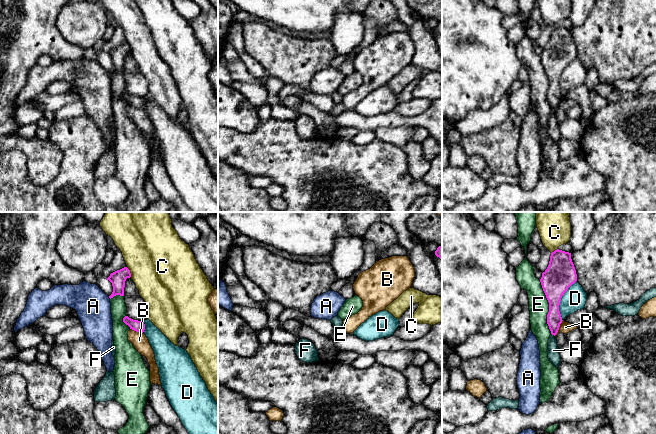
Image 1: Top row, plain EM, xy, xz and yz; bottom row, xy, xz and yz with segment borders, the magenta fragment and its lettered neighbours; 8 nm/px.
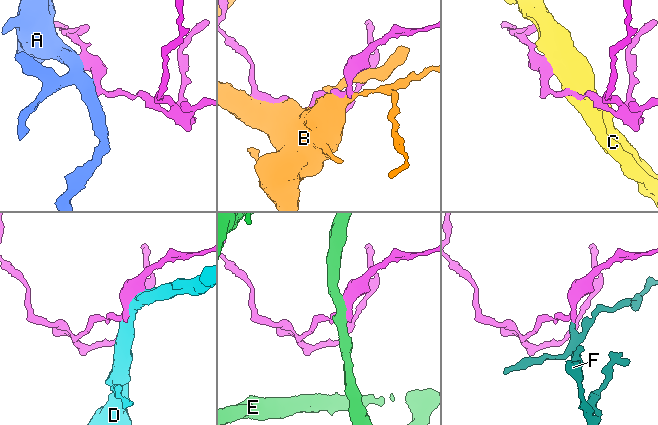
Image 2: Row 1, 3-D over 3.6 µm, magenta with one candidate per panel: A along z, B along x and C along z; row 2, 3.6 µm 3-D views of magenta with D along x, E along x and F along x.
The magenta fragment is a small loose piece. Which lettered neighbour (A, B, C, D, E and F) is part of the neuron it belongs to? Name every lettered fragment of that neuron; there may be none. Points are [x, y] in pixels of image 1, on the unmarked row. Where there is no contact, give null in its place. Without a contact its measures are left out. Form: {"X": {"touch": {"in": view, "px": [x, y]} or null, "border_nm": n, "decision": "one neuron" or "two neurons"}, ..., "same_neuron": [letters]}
{"A": {"touch": {"in": "xy", "px": [109, 73]}, "border_nm": 30, "decision": "two neurons"}, "B": {"touch": {"in": "yz", "px": [558, 104]}, "border_nm": 140, "decision": "two neurons"}, "C": {"touch": {"in": "xy", "px": [129, 48]}, "border_nm": 90, "decision": "two neurons"}, "D": {"touch": {"in": "yz", "px": [560, 76]}, "border_nm": 340, "decision": "two neurons"}, "E": {"touch": {"in": "yz", "px": [549, 83]}, "border_nm": 440, "decision": "two neurons"}, "F": {"touch": {"in": "yz", "px": [553, 110]}, "border_nm": 40, "decision": "one neuron"}, "same_neuron": ["F"]}

